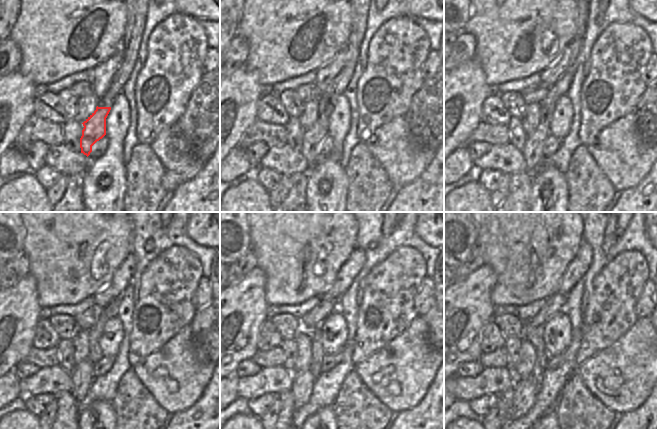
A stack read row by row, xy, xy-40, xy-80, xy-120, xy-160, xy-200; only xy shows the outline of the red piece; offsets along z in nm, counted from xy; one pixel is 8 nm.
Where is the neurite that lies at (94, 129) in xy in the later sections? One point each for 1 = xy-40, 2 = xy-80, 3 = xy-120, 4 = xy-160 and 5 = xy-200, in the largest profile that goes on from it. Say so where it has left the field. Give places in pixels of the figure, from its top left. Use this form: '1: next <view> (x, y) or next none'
1: next xy-40 (313, 137)
2: next xy-80 (532, 151)
3: next xy-120 (83, 374)
4: next xy-160 (303, 383)
5: next xy-200 (525, 392)

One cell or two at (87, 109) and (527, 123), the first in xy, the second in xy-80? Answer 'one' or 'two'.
one

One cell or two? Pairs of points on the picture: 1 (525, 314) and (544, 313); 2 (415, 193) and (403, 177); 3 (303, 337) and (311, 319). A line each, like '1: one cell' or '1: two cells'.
1: two cells
2: two cells
3: two cells

